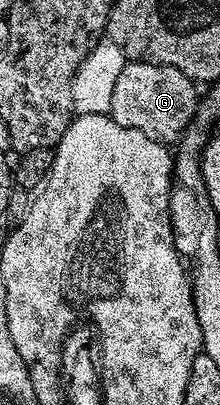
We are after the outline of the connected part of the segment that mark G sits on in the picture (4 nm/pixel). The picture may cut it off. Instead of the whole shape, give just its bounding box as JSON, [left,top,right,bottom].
[109,61,199,145]

